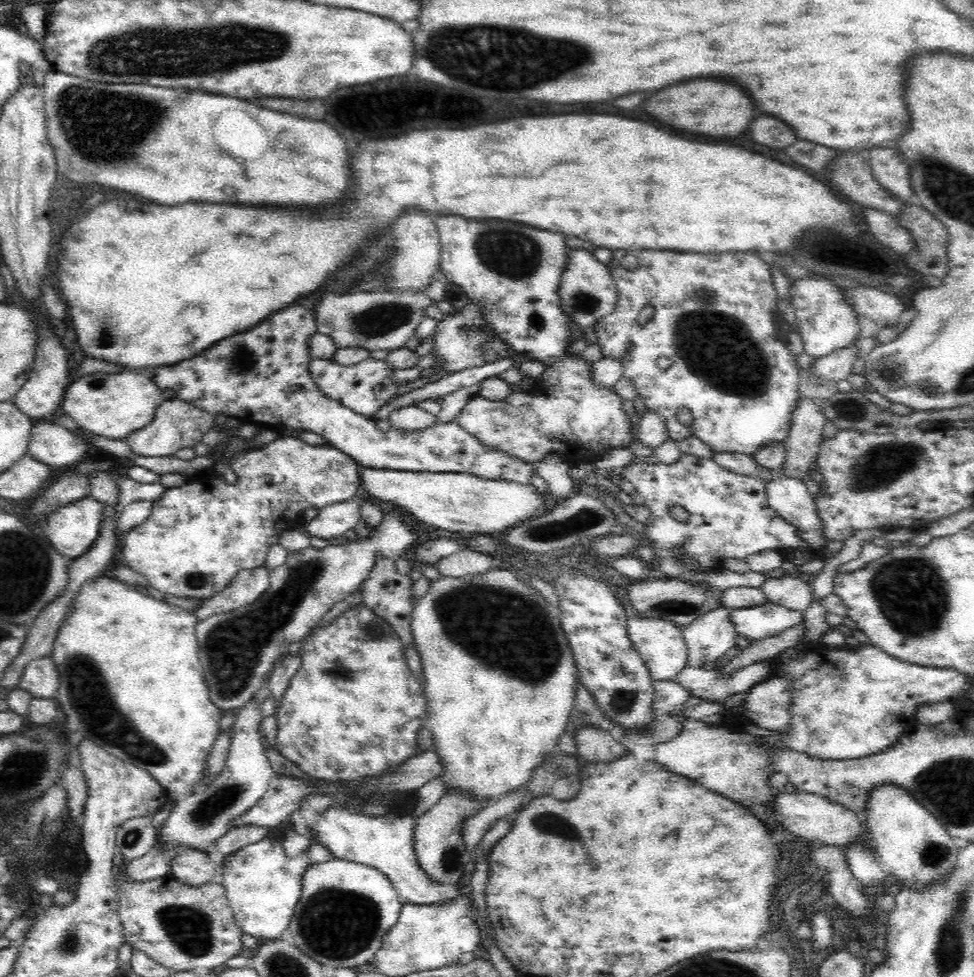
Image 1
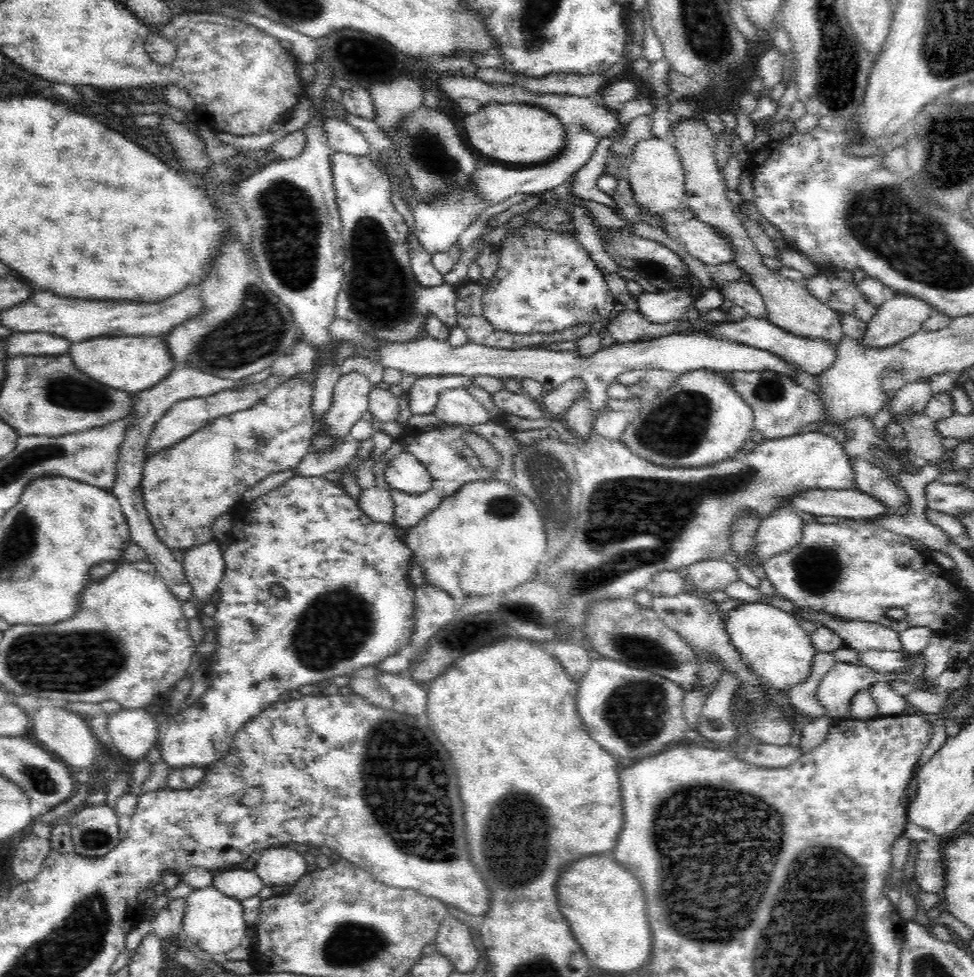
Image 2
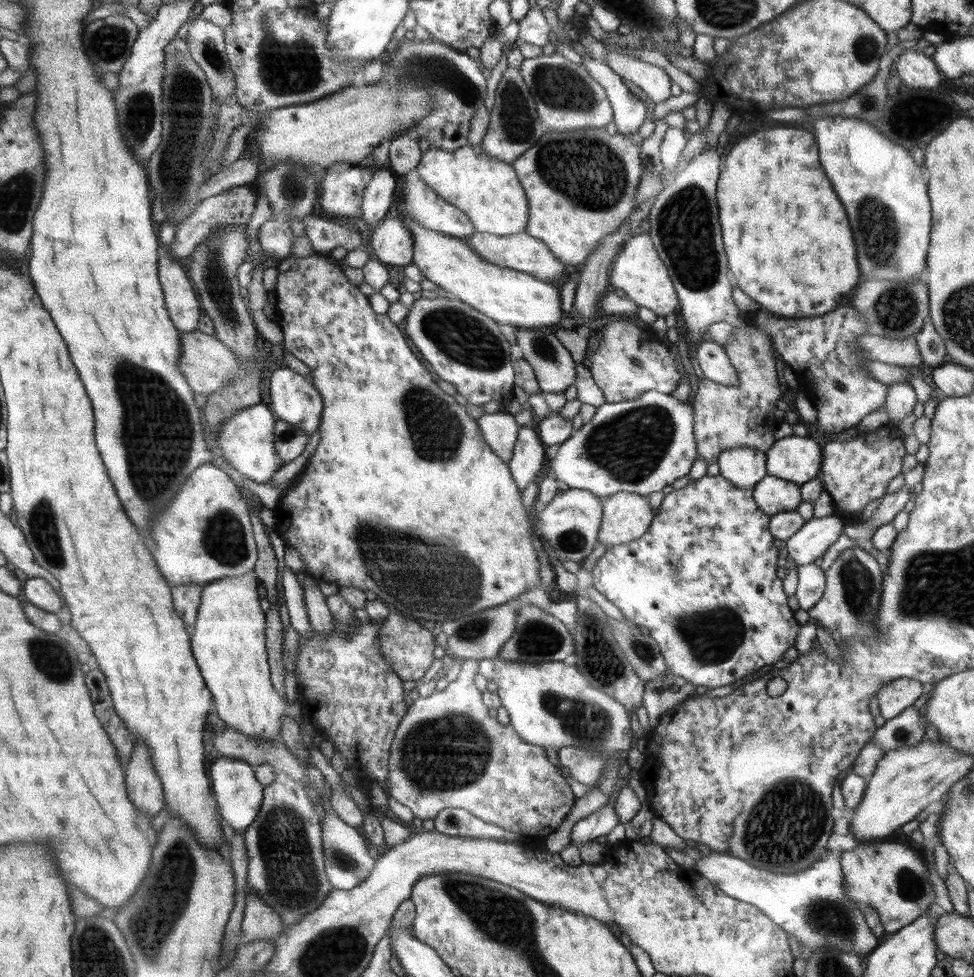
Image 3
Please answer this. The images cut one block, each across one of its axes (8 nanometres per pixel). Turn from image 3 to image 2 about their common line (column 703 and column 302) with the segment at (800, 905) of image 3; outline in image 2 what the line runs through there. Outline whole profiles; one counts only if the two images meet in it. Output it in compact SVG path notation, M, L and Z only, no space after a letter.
M271 846L261 850L253 870L266 885L294 886L310 868L298 851L286 846Z

